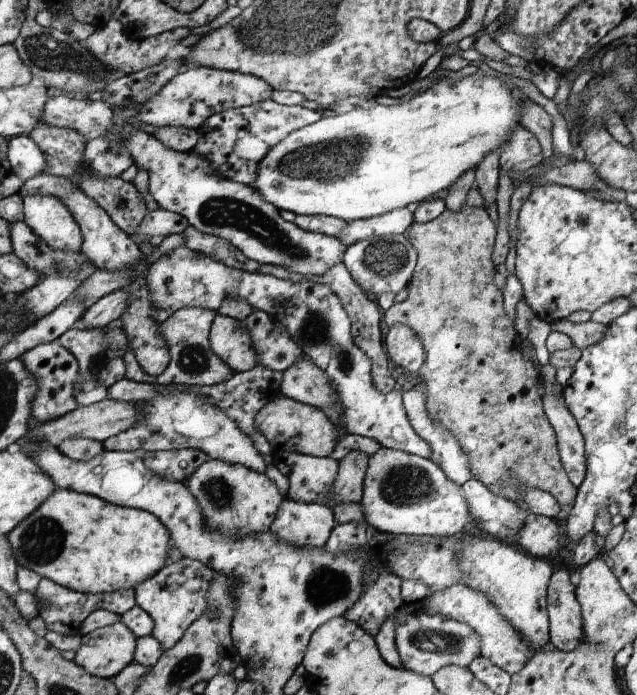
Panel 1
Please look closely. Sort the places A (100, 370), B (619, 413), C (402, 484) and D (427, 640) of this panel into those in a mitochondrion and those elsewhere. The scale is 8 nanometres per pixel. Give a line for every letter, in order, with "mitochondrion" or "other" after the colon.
A: other
B: mitochondrion
C: mitochondrion
D: mitochondrion

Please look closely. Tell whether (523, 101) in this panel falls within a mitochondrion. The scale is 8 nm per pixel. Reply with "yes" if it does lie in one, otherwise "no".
no

